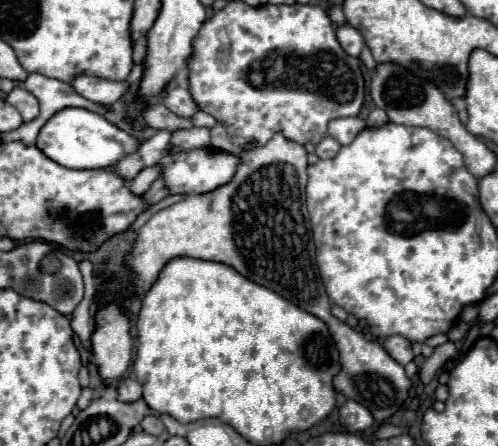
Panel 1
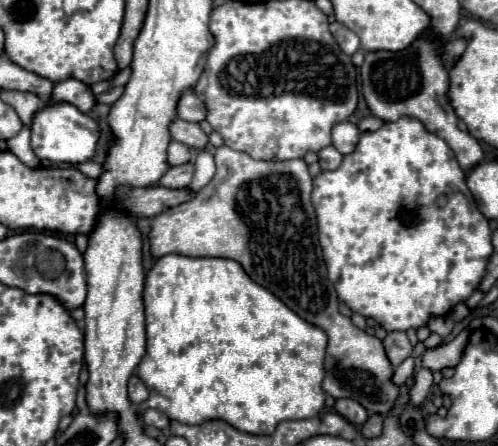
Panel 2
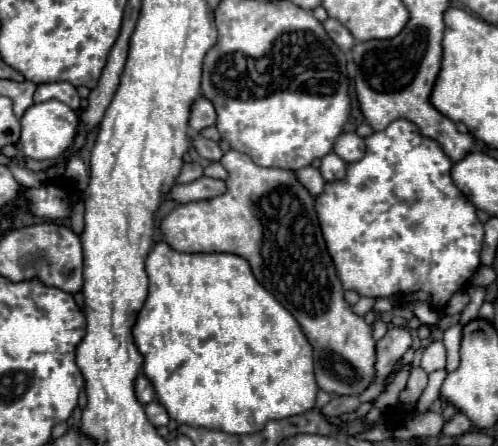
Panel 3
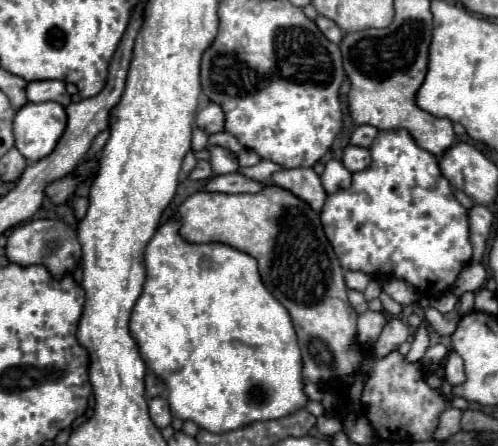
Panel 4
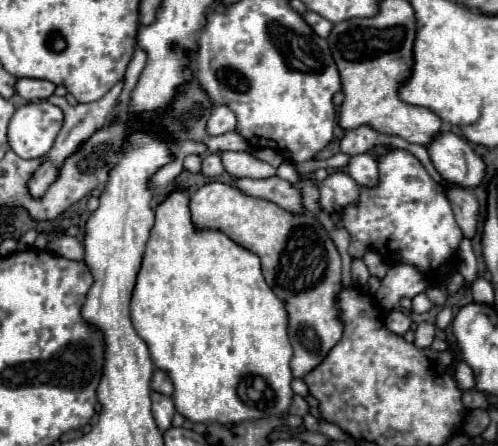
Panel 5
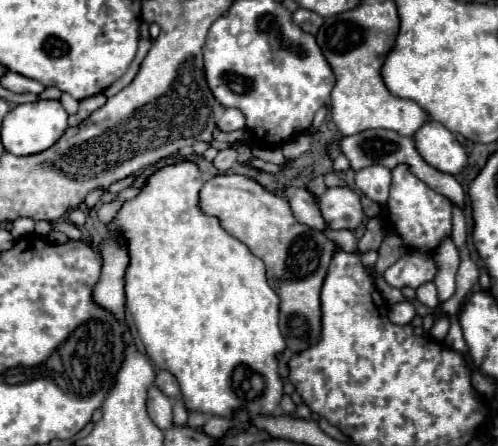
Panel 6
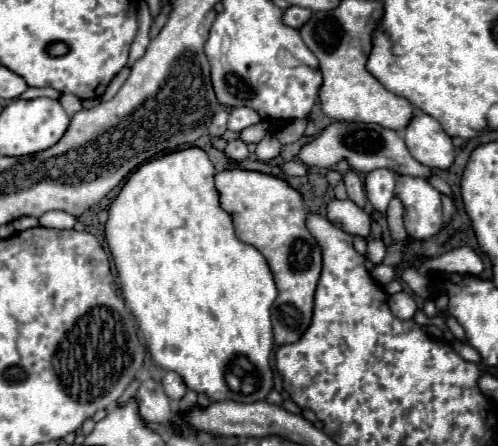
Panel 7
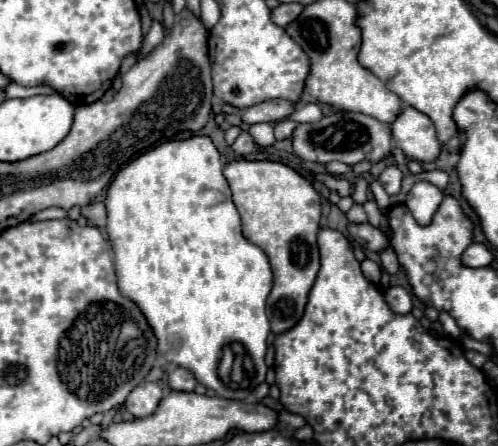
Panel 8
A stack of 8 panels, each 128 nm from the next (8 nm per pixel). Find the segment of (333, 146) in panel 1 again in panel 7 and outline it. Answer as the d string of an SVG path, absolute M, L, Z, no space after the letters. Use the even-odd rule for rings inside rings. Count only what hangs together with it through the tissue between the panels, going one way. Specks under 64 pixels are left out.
M334 198L326 204L326 210L328 210L326 218L340 230L364 238L370 234L370 216L360 206L356 206L350 198L346 200Z

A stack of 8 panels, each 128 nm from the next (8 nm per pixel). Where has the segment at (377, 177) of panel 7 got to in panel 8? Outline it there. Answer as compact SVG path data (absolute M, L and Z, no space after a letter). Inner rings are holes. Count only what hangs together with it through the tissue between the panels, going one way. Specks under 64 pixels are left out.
M388 166L380 176L378 176L380 184L384 186L384 190L392 196L400 190L400 184L402 184L402 172L396 168L396 166Z

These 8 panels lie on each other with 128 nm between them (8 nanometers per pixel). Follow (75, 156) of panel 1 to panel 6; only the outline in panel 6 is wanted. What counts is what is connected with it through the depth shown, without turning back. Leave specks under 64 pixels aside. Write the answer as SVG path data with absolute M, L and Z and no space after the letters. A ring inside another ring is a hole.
M40 100L34 104L18 104L12 108L2 124L2 144L16 156L30 156L48 150L68 128L68 114L58 100Z

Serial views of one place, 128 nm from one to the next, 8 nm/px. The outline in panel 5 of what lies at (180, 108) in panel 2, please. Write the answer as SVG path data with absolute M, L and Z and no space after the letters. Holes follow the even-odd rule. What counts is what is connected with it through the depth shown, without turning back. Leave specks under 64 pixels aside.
M216 106L208 118L206 132L210 136L218 136L236 128L236 116L228 106Z

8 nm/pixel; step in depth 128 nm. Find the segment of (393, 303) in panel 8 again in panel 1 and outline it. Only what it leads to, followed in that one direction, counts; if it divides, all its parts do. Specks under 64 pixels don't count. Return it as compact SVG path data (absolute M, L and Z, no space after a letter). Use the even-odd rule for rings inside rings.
M390 336L390 338L386 338L384 350L386 350L398 364L402 364L402 366L406 366L406 364L414 358L414 354L412 354L412 344L410 344L406 338L402 338L402 336Z

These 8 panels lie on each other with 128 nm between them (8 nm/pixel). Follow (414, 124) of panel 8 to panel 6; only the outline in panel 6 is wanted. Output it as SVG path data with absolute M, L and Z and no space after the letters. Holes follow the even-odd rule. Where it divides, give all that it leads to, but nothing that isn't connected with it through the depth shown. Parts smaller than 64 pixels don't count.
M428 120L414 136L422 158L436 170L456 176L468 164L468 154L456 136L440 122Z

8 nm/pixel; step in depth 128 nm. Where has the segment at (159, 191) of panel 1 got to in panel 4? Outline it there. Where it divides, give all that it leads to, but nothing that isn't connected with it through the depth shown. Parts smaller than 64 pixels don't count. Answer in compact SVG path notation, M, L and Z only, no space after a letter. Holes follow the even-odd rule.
M198 160L198 164L196 164L196 168L190 172L190 180L208 180L212 176L212 168L210 168L210 164L206 162L206 160Z

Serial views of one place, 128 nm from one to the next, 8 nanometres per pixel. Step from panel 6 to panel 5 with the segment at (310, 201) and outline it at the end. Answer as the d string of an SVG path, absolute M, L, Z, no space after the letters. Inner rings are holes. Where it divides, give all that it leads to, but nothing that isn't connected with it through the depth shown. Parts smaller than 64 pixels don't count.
M278 176L264 178L264 180L236 178L236 180L230 182L230 186L238 188L240 192L244 192L248 196L270 200L270 202L282 206L288 212L304 212L300 192L290 182L286 182L286 180L278 178Z

